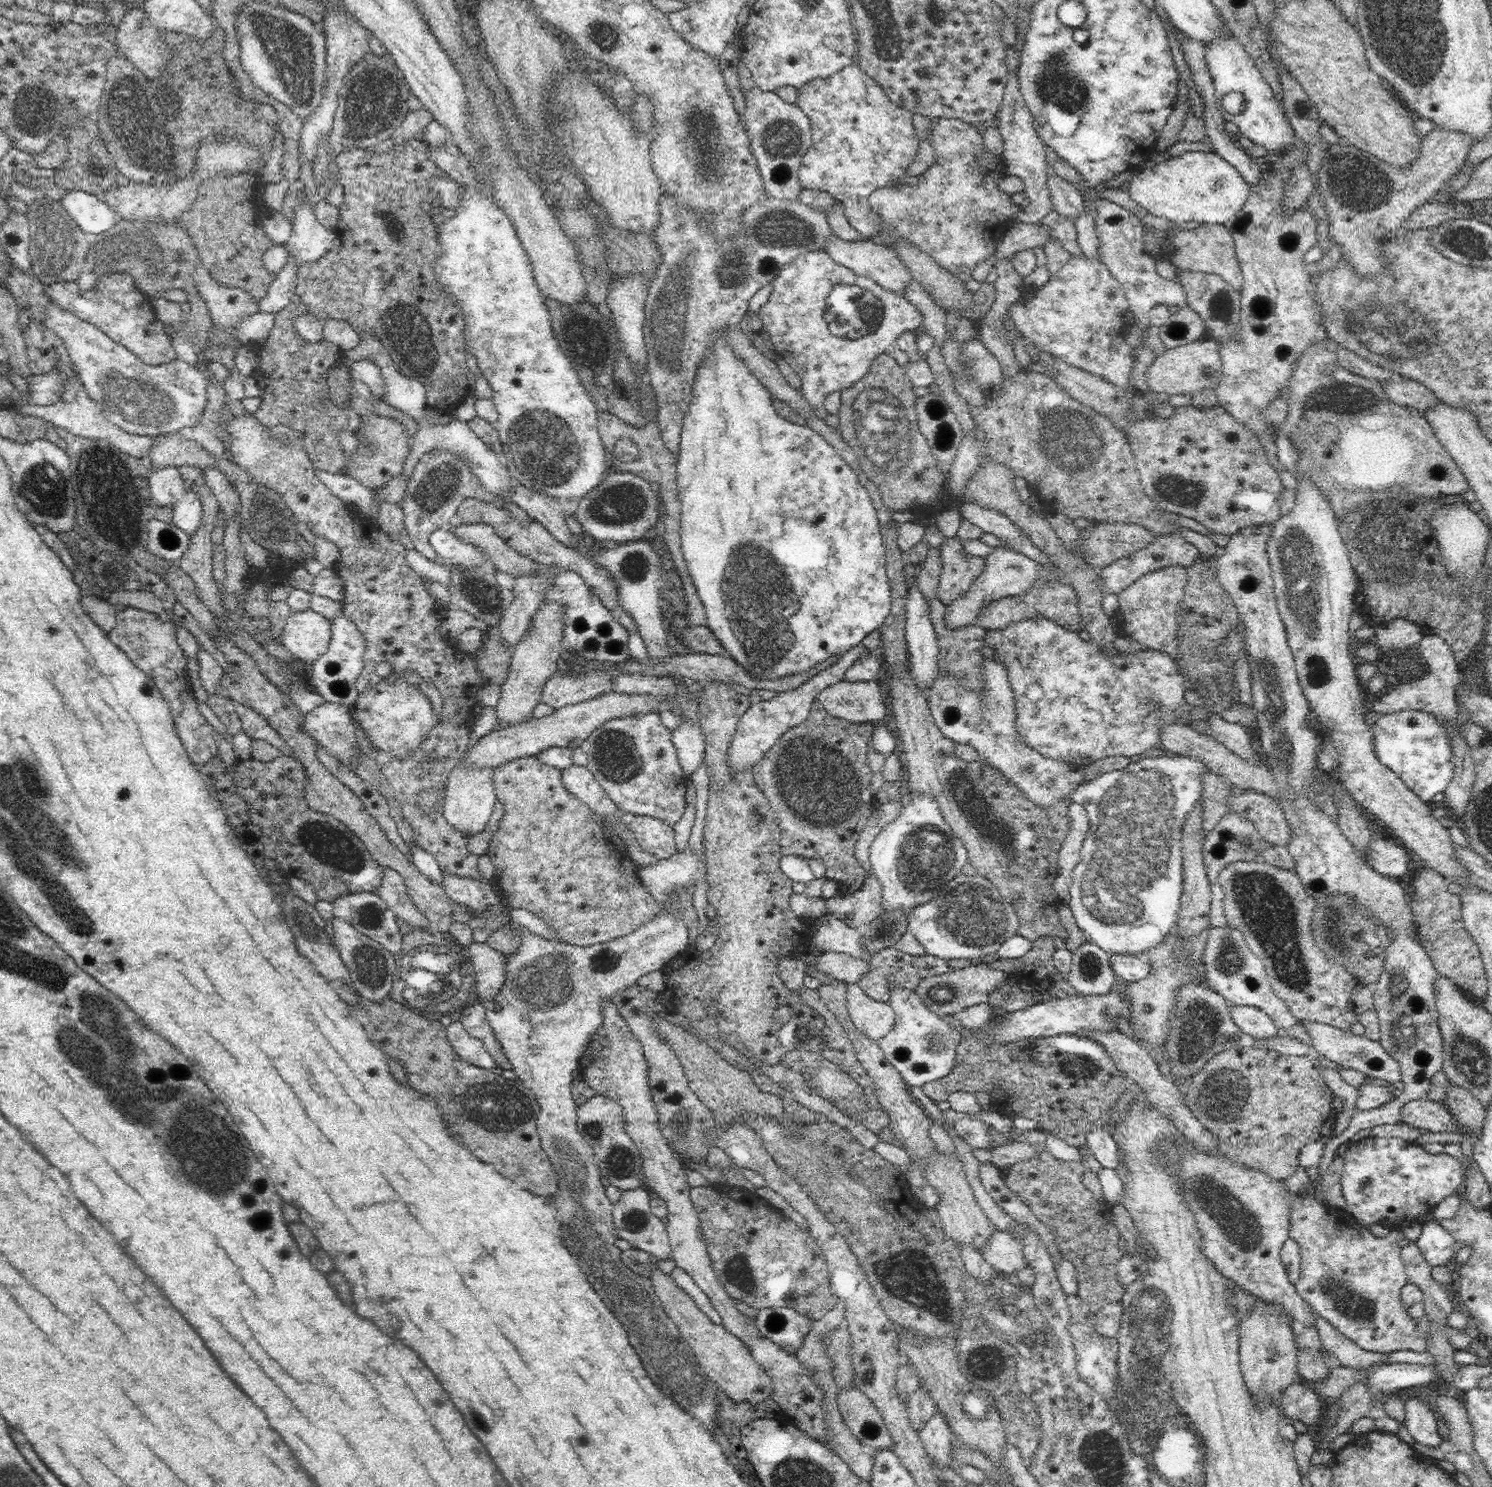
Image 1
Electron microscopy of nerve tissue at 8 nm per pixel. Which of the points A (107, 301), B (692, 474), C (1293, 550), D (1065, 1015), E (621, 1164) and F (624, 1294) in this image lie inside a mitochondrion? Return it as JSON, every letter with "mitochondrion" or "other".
{"A":"other","B":"other","C":"mitochondrion","D":"other","E":"mitochondrion","F":"mitochondrion"}

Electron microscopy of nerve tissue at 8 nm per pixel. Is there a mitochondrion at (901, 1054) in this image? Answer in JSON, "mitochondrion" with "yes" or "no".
{"mitochondrion":"no"}

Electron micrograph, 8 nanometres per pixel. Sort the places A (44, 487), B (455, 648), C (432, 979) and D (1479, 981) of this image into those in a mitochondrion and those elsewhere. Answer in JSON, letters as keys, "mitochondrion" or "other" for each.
{"A":"mitochondrion","B":"other","C":"mitochondrion","D":"other"}

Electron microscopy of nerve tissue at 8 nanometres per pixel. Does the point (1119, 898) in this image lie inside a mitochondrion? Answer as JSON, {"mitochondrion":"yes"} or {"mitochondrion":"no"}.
{"mitochondrion":"yes"}

